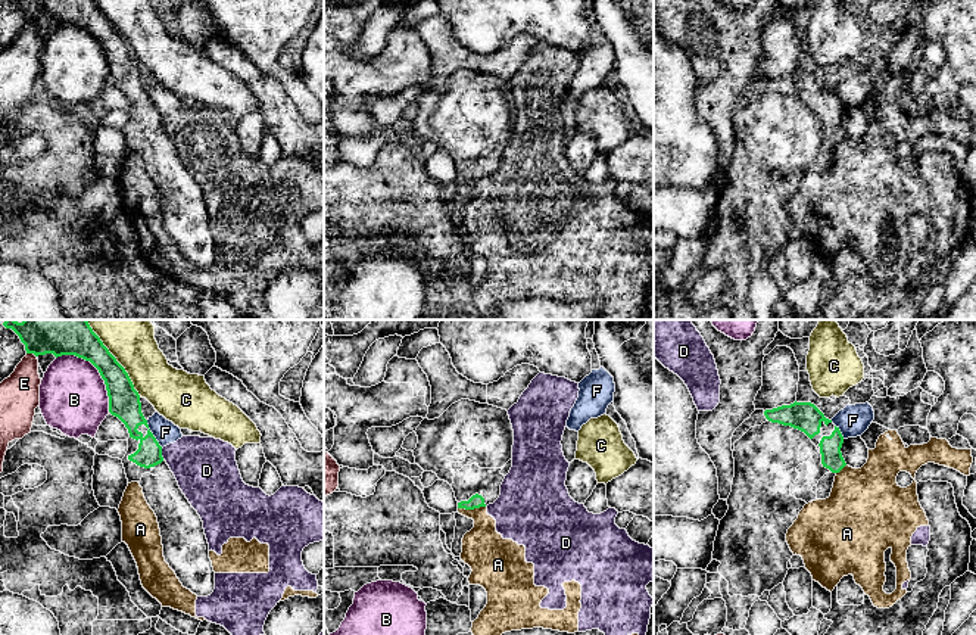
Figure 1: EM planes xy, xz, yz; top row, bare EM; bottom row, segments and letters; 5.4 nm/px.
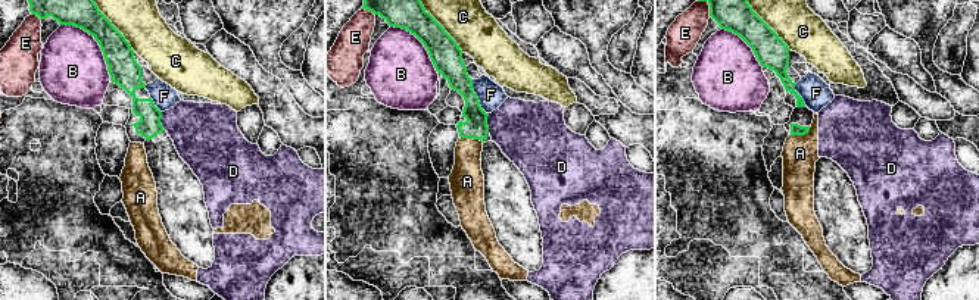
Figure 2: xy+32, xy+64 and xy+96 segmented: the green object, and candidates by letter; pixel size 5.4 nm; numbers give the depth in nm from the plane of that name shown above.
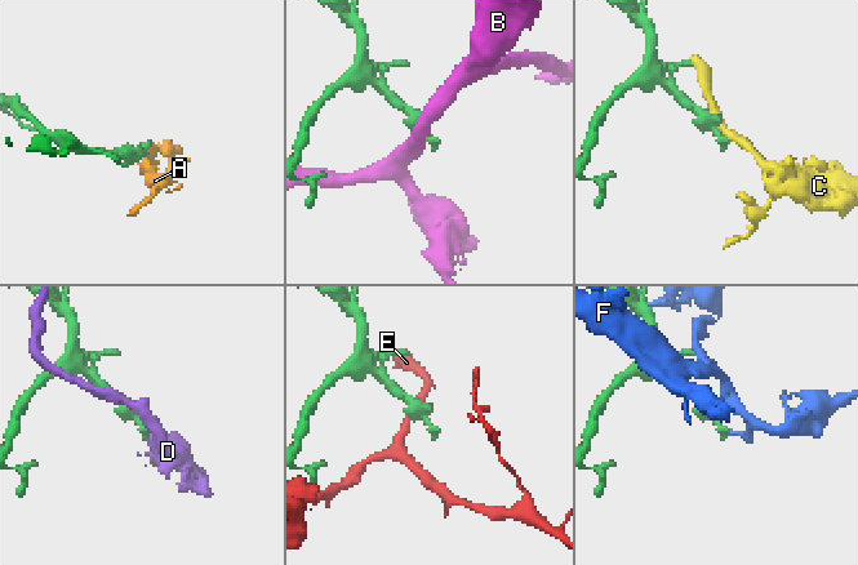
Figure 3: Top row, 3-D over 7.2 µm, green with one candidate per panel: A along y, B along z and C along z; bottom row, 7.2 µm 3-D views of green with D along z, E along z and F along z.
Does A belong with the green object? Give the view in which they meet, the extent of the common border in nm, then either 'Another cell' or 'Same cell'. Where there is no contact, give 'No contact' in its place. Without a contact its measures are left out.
Touches green in xz. Shared border 150 nm. Another cell

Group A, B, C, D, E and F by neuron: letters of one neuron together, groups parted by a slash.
A D / B / C / E / F

